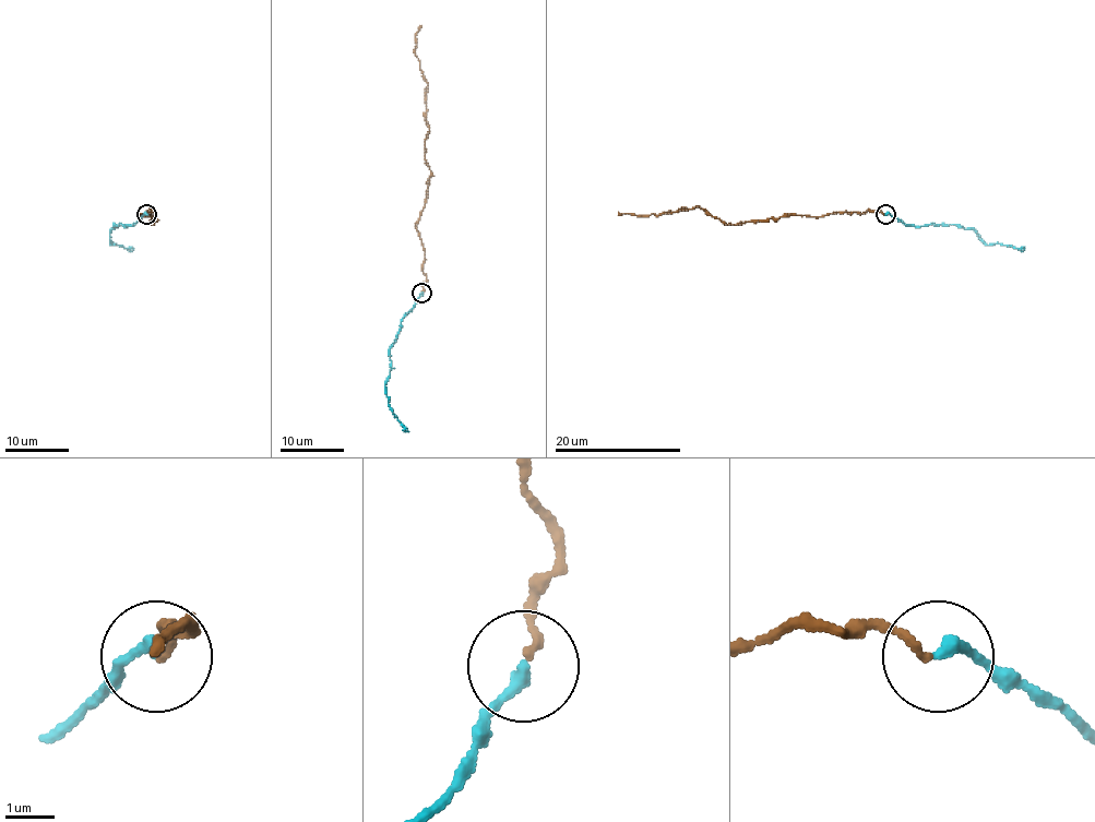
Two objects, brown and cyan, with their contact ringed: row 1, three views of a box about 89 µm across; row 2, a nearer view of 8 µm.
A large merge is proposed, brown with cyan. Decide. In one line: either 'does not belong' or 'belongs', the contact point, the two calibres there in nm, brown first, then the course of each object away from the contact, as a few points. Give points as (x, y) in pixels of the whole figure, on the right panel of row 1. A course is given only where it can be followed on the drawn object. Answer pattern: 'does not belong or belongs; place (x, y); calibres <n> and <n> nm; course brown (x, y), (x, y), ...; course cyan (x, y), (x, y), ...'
belongs; place (885, 214); calibres 140 and 260 nm; course brown (885, 215), (878, 210), (822, 216), (784, 215), (727, 225), (699, 207), (661, 215), (618, 213); course cyan (885, 215), (890, 213), (906, 225), (960, 225), (988, 245), (1002, 243), (1024, 250)

